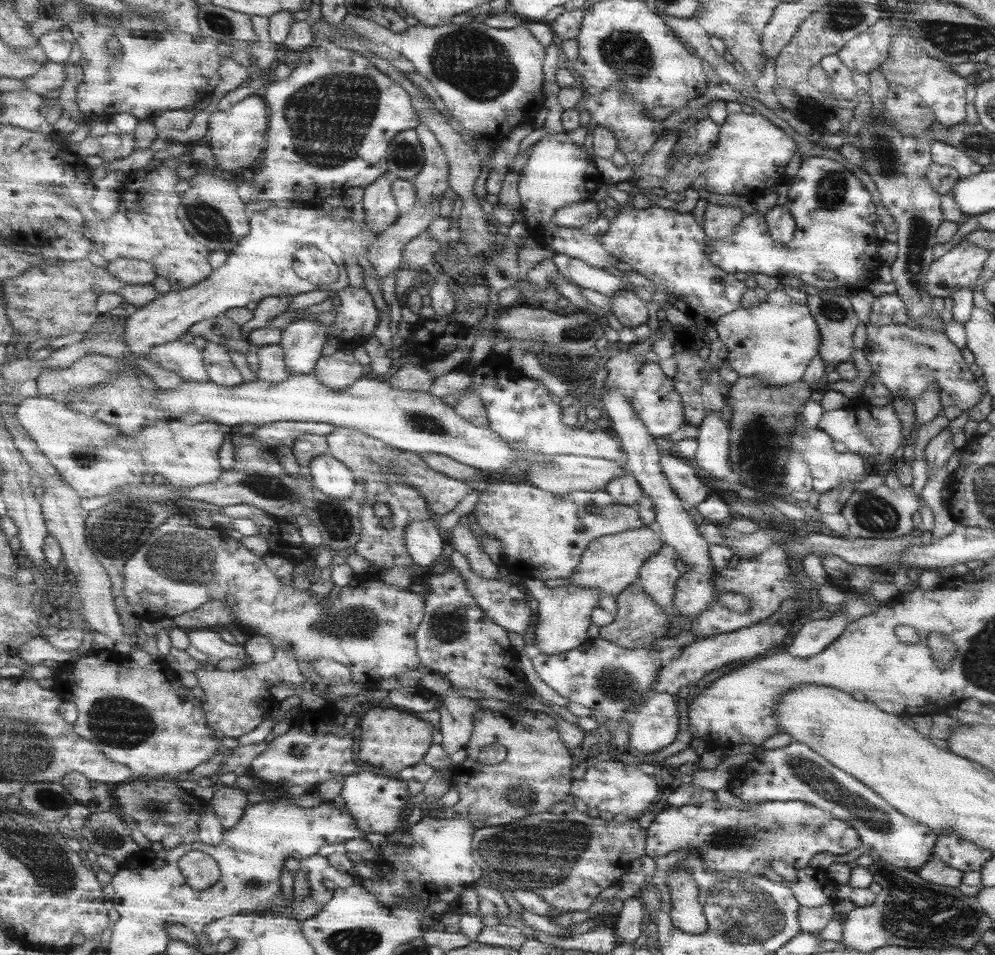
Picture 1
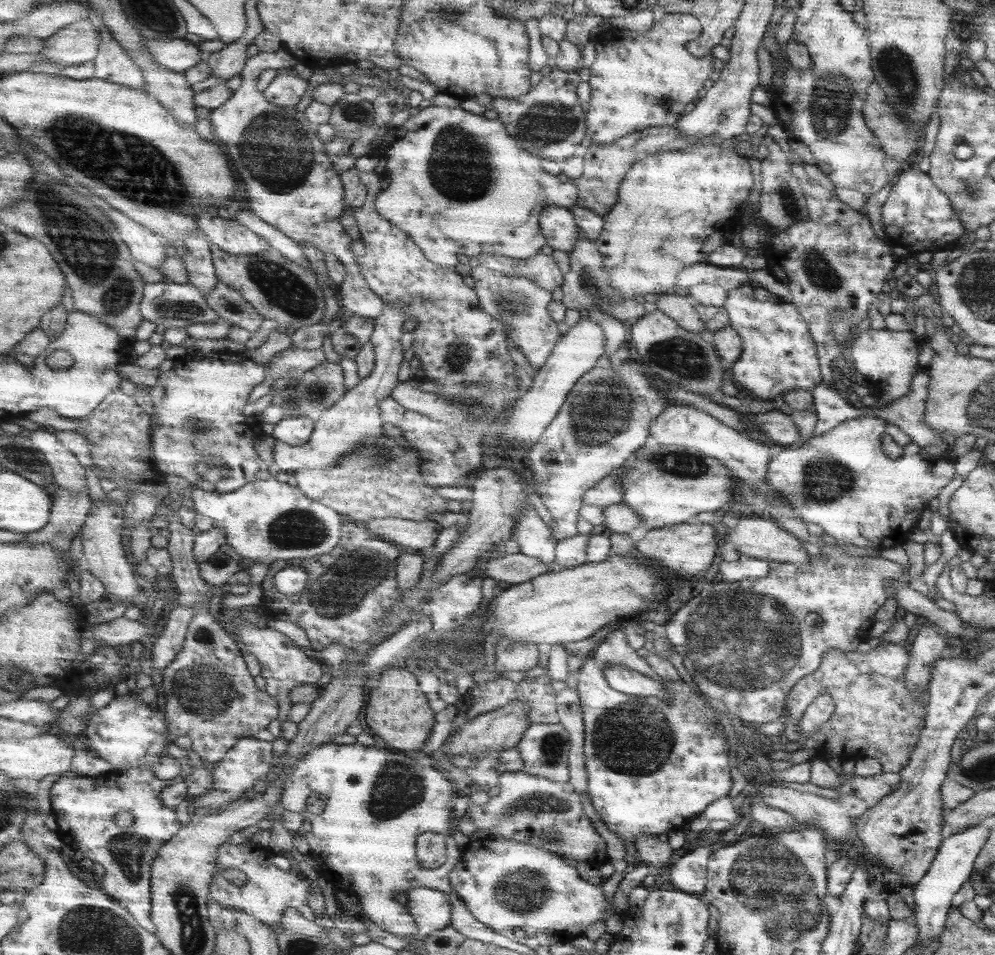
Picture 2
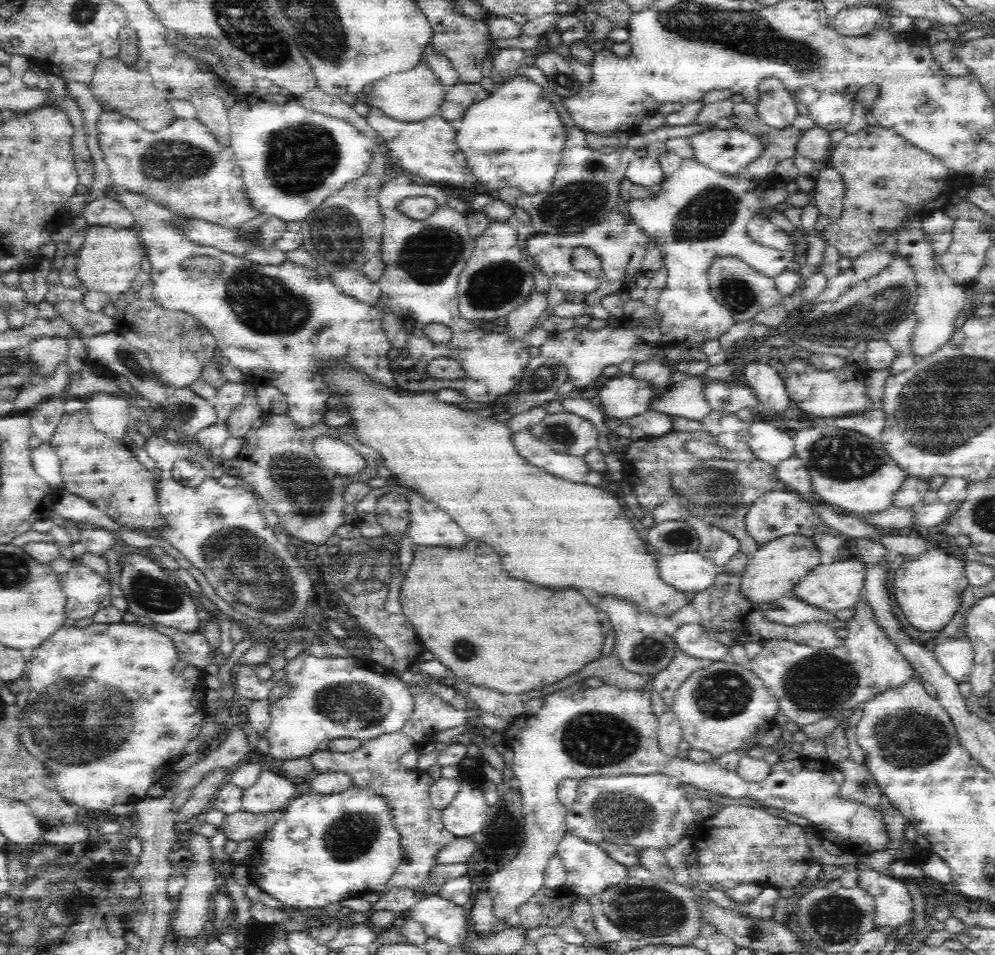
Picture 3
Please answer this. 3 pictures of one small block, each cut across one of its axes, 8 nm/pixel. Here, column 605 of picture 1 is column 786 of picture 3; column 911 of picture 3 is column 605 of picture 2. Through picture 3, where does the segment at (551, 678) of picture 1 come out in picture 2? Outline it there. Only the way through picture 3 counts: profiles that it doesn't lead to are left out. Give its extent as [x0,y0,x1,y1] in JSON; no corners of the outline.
[603,666,667,696]

